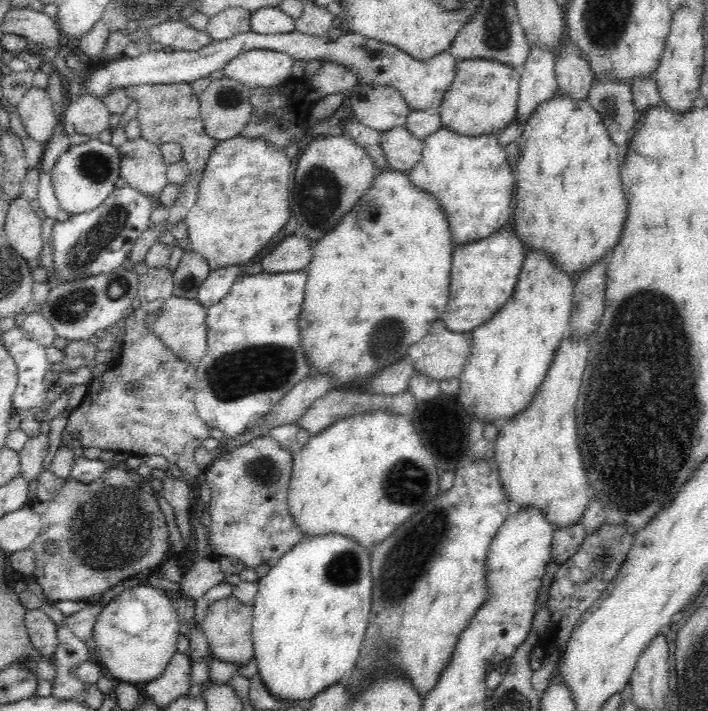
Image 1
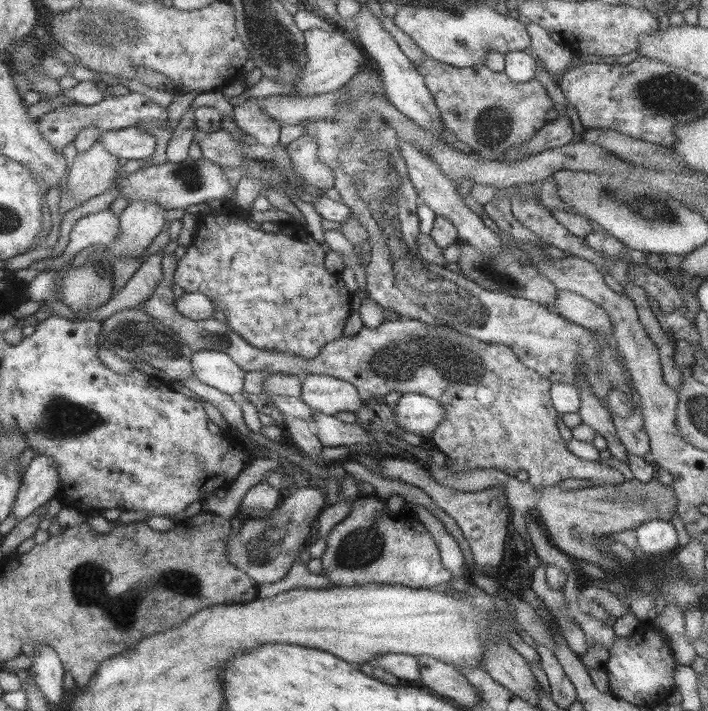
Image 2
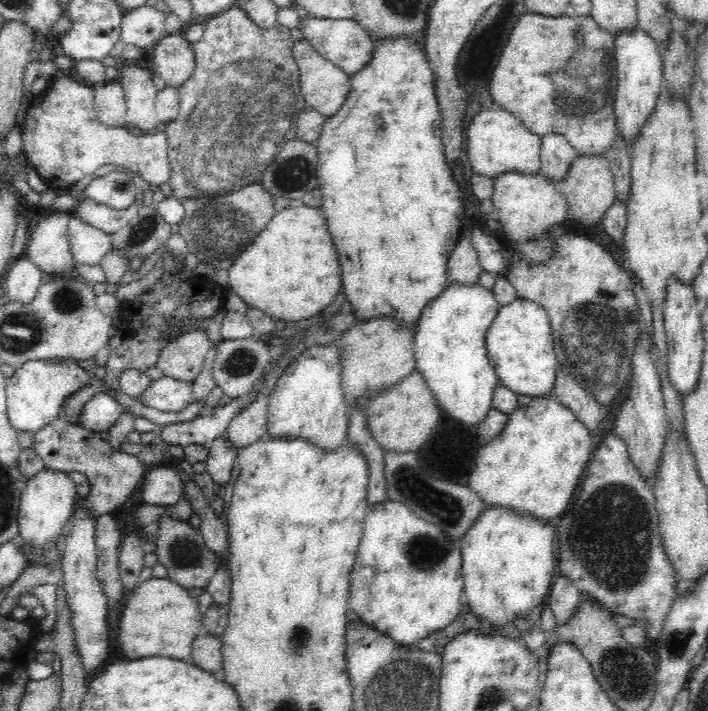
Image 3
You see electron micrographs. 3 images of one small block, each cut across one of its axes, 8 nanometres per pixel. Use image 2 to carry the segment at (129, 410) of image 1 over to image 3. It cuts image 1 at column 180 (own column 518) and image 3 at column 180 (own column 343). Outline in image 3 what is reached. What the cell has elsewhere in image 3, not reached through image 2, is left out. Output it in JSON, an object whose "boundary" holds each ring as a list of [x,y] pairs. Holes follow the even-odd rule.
{"boundary":[[[194,329],[185,332],[184,334],[174,338],[174,340],[168,342],[168,344],[160,350],[160,356],[158,356],[156,367],[162,370],[163,376],[192,383],[196,376],[200,374],[202,361],[204,360],[208,350],[210,350],[210,347],[211,343],[205,333],[205,329]]]}

